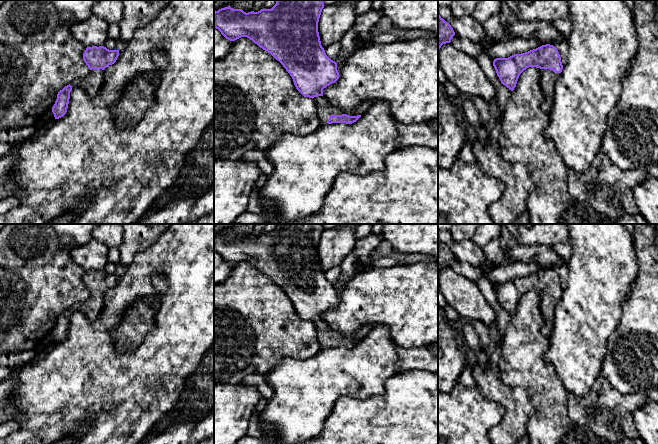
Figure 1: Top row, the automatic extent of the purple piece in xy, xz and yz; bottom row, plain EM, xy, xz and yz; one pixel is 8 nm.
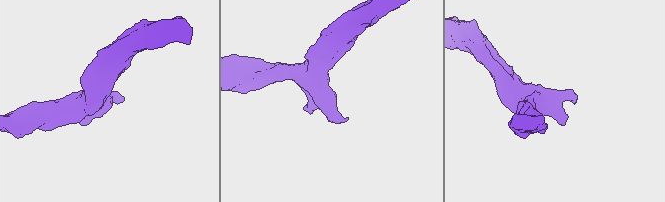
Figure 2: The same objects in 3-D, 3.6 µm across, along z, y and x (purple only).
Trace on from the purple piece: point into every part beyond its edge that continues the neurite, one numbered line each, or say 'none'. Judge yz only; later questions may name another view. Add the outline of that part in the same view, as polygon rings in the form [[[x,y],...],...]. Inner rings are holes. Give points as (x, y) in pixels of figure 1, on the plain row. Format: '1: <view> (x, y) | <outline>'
1: yz (548, 302) | [[[542,293],[540,299],[540,310],[543,317],[543,326],[541,332],[546,337],[550,337],[554,318],[555,318],[555,307],[559,303],[560,297],[556,297],[550,293]]]

